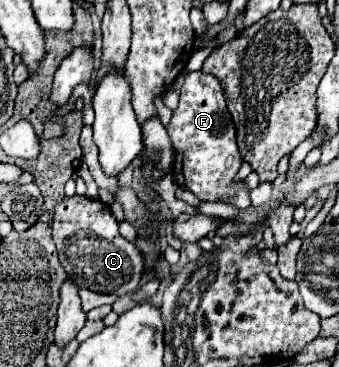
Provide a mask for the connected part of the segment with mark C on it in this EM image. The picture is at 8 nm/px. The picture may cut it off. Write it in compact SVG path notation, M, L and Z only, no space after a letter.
M78 194L64 198L54 210L52 238L68 278L78 288L88 288L98 294L114 294L116 298L122 298L136 292L136 288L140 286L144 270L142 254L132 242L120 236L118 222L112 216L108 204Z

